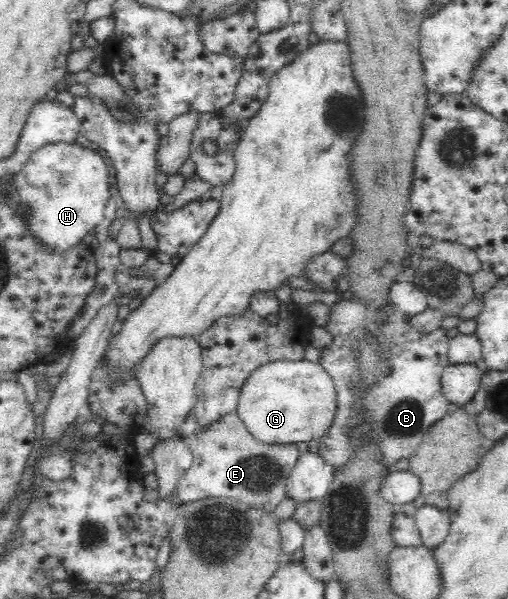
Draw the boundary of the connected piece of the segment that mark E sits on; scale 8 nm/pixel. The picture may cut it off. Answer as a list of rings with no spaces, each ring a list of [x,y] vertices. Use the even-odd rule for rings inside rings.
[[[237,413],[223,415],[206,429],[184,435],[193,454],[192,466],[179,479],[174,500],[193,502],[209,497],[234,498],[246,505],[263,509],[277,519],[275,509],[286,496],[286,480],[298,462],[296,443],[270,445],[251,436]]]

